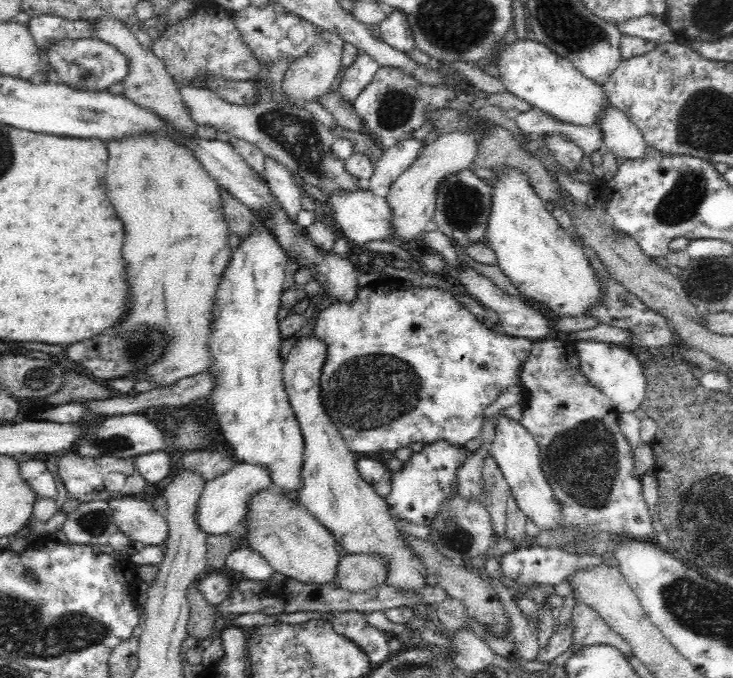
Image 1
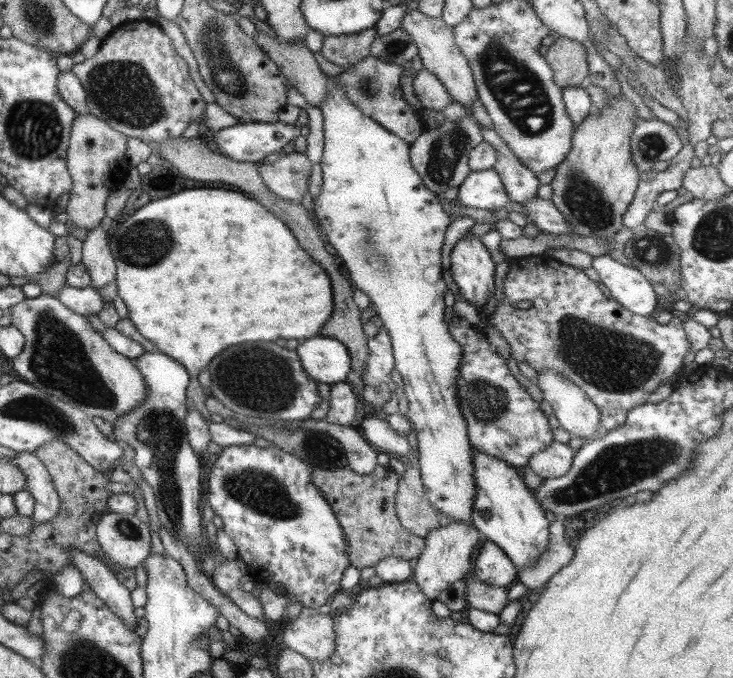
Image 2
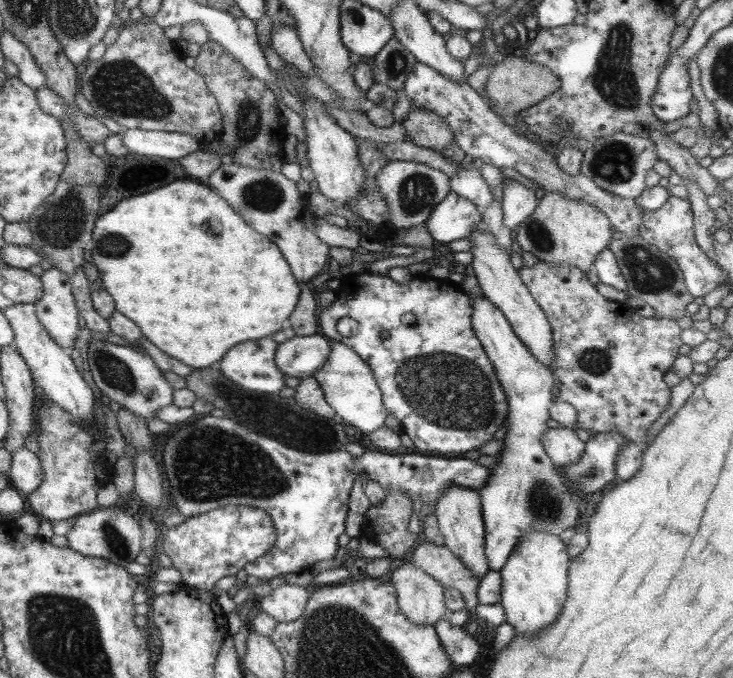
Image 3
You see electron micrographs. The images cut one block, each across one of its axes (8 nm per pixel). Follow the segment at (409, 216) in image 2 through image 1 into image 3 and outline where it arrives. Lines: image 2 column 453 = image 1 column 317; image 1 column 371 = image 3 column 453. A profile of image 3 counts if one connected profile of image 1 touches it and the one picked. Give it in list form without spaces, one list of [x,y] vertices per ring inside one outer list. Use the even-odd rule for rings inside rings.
[[[450,486],[429,508],[429,512],[438,522],[439,533],[443,536],[443,545],[459,558],[469,572],[473,573],[473,577],[483,578],[489,571],[489,566],[485,560],[484,524],[481,518],[481,505],[477,500],[477,491]]]

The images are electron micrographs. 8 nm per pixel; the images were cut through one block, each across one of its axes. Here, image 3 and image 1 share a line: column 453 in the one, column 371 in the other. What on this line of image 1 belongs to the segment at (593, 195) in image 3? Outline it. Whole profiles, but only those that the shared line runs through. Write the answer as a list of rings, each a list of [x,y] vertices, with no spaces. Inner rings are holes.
[[[382,66],[352,105],[363,132],[371,140],[377,140],[375,145],[385,151],[410,137],[412,132],[424,124],[425,114],[429,110],[446,108],[446,100],[454,96],[449,86],[426,86],[399,68]]]

